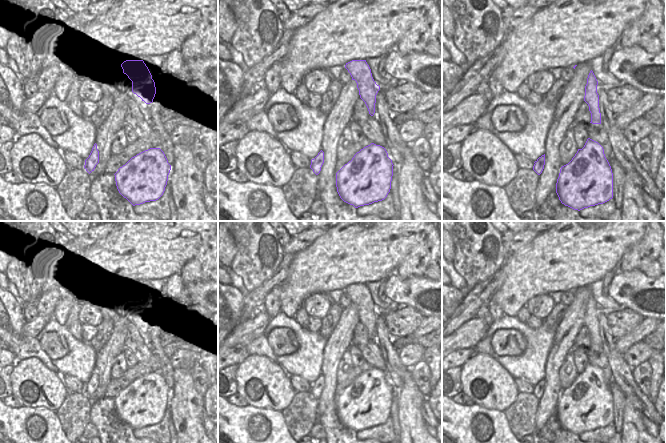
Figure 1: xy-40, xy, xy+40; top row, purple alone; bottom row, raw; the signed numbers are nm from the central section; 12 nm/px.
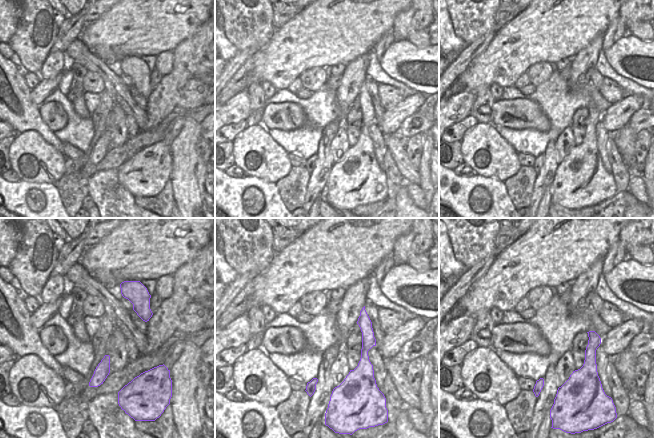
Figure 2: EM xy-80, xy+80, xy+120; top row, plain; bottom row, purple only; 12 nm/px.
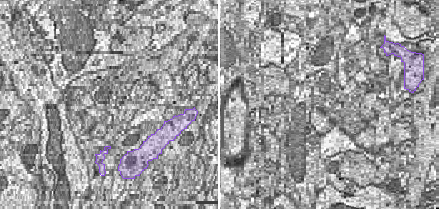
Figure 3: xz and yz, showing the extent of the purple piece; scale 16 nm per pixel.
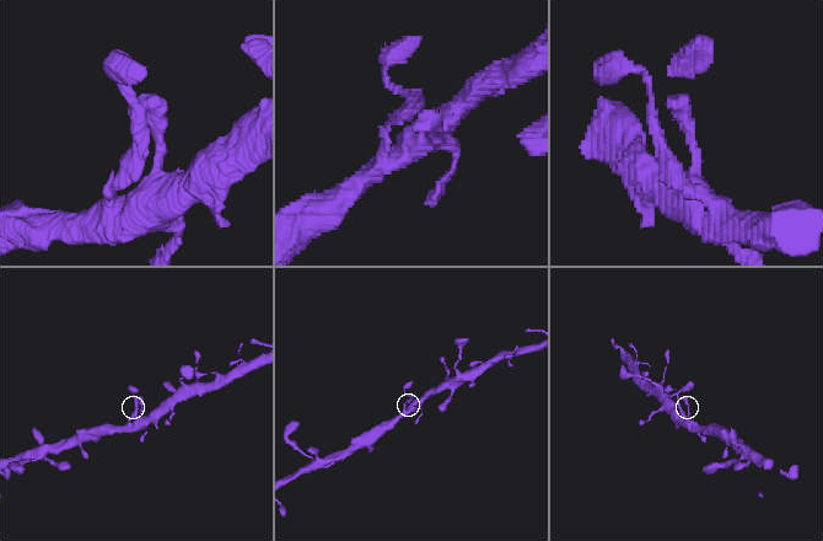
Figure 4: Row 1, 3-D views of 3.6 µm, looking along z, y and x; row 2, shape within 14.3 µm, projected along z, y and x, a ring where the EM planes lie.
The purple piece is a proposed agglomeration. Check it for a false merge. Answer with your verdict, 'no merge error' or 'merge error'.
no merge error

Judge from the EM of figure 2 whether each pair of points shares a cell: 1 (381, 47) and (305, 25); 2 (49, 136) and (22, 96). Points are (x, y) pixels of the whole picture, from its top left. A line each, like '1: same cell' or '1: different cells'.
1: different cells
2: same cell

